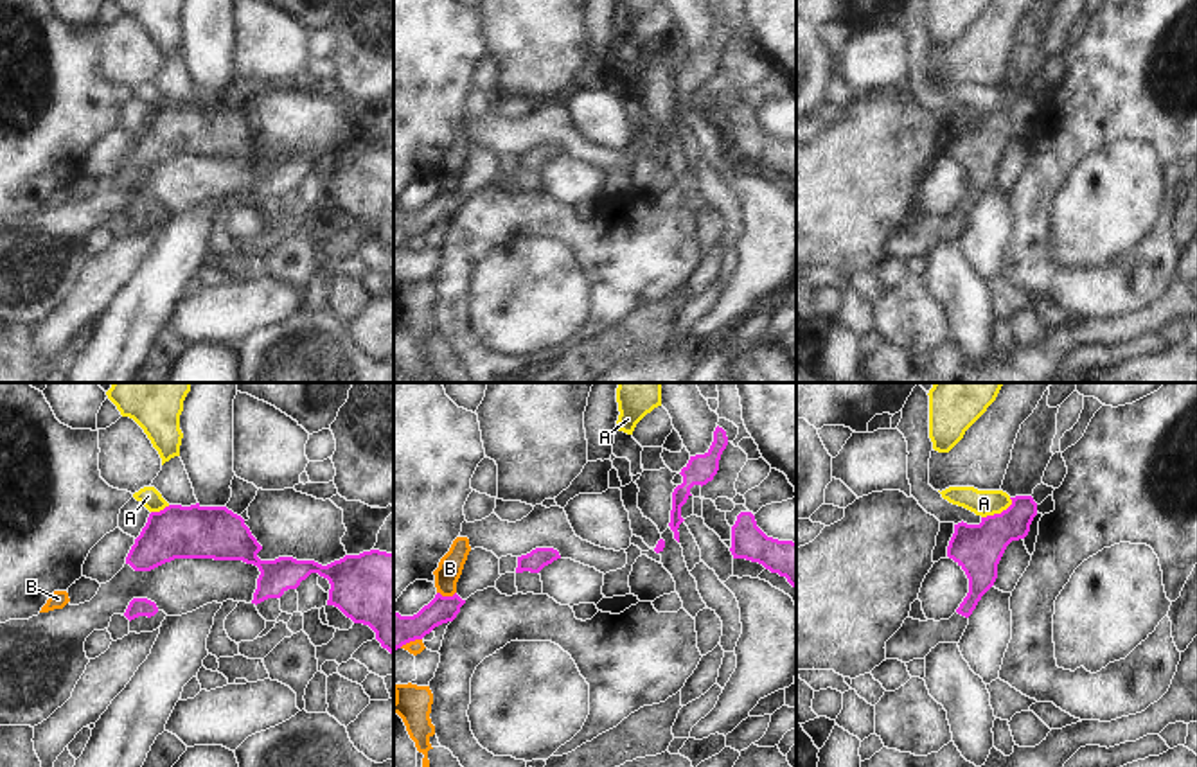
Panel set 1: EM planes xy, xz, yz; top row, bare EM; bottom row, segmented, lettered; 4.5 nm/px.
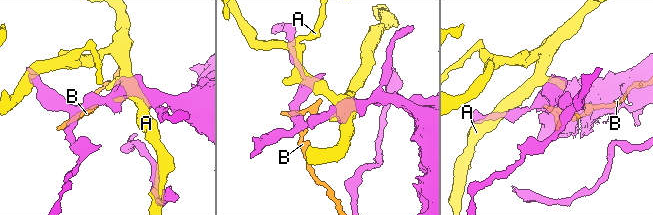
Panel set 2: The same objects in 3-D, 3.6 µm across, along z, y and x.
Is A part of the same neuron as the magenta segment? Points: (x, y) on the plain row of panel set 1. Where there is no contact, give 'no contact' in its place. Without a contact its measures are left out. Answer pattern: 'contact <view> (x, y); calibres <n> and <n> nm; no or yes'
contact yz (998, 112); calibres 220 and 120 nm; no

